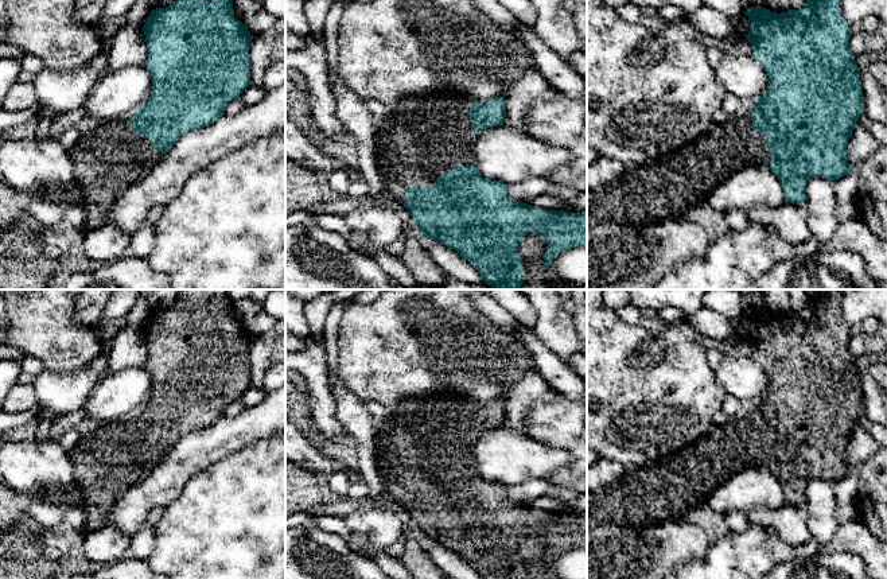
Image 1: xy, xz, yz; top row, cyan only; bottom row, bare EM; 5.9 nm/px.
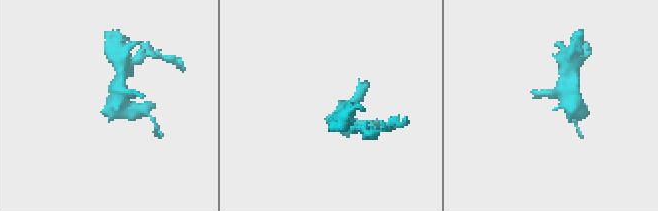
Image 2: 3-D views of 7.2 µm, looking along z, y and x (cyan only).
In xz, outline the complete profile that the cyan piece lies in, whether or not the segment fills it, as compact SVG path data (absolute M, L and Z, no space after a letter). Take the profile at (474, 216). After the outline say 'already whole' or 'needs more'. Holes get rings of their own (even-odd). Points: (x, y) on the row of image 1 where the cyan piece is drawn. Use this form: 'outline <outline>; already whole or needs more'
outline M450 93L427 94L400 100L390 106L390 110L392 118L380 121L376 135L377 162L384 175L386 191L411 211L423 237L456 250L478 271L486 284L497 290L521 288L526 275L518 245L529 233L540 236L548 244L544 253L544 269L552 267L557 254L575 246L587 246L587 211L545 210L517 202L507 195L506 183L483 178L475 167L476 135L483 129L506 123L505 97L490 100L486 104L470 104Z; needs more

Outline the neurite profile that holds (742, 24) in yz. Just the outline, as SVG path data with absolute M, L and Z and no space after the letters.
M739 12L736 16L731 18L731 23L735 28L735 32L747 35L751 28L751 20L744 12Z

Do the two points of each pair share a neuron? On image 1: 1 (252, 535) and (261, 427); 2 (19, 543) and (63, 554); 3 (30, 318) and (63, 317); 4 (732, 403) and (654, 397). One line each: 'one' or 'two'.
1: two
2: one
3: one
4: two

